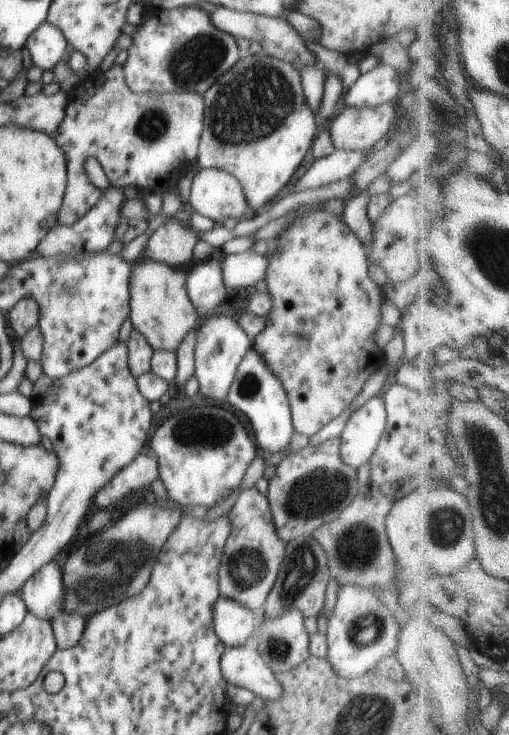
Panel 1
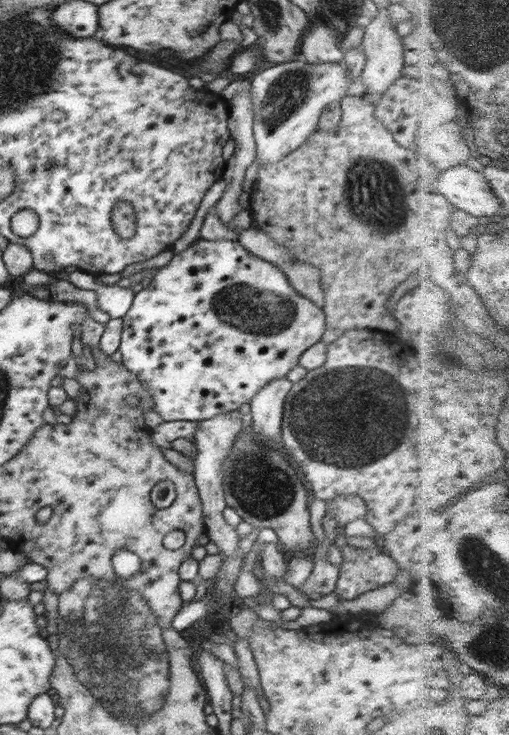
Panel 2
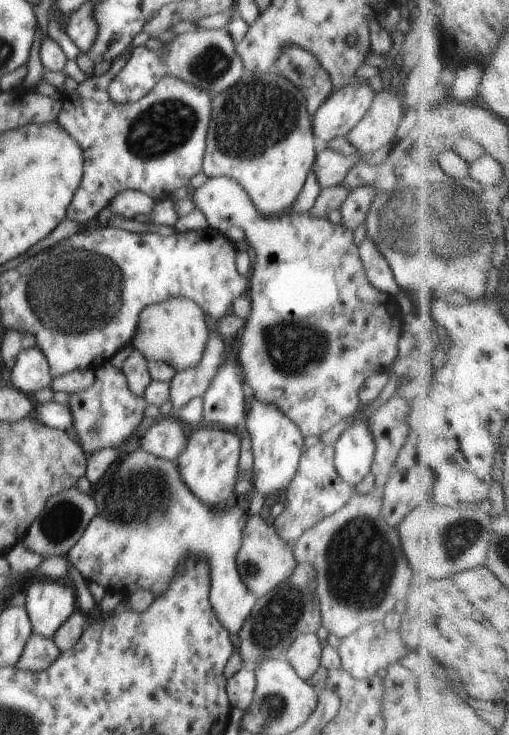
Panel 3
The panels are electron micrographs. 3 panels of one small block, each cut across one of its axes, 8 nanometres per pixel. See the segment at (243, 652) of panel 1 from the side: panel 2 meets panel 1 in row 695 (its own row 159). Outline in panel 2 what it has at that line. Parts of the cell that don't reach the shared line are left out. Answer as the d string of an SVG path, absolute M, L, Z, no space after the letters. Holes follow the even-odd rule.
M304 58L278 63L254 75L251 82L254 106L253 138L256 144L255 168L272 165L298 149L318 128L326 105L340 104L348 87L356 81L345 62L310 64Z

